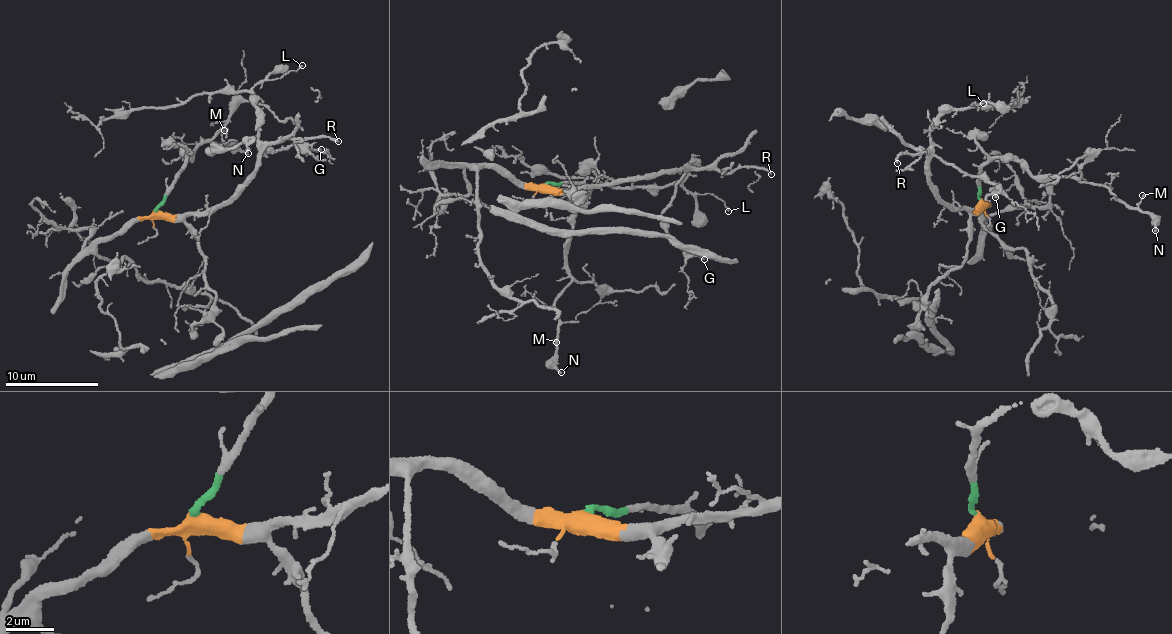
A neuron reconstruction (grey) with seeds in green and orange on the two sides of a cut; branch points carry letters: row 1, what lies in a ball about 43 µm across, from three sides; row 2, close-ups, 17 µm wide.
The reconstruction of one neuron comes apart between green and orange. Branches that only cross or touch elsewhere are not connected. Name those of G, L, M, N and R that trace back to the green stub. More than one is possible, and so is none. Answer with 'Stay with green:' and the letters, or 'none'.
Stay with green: M, N

